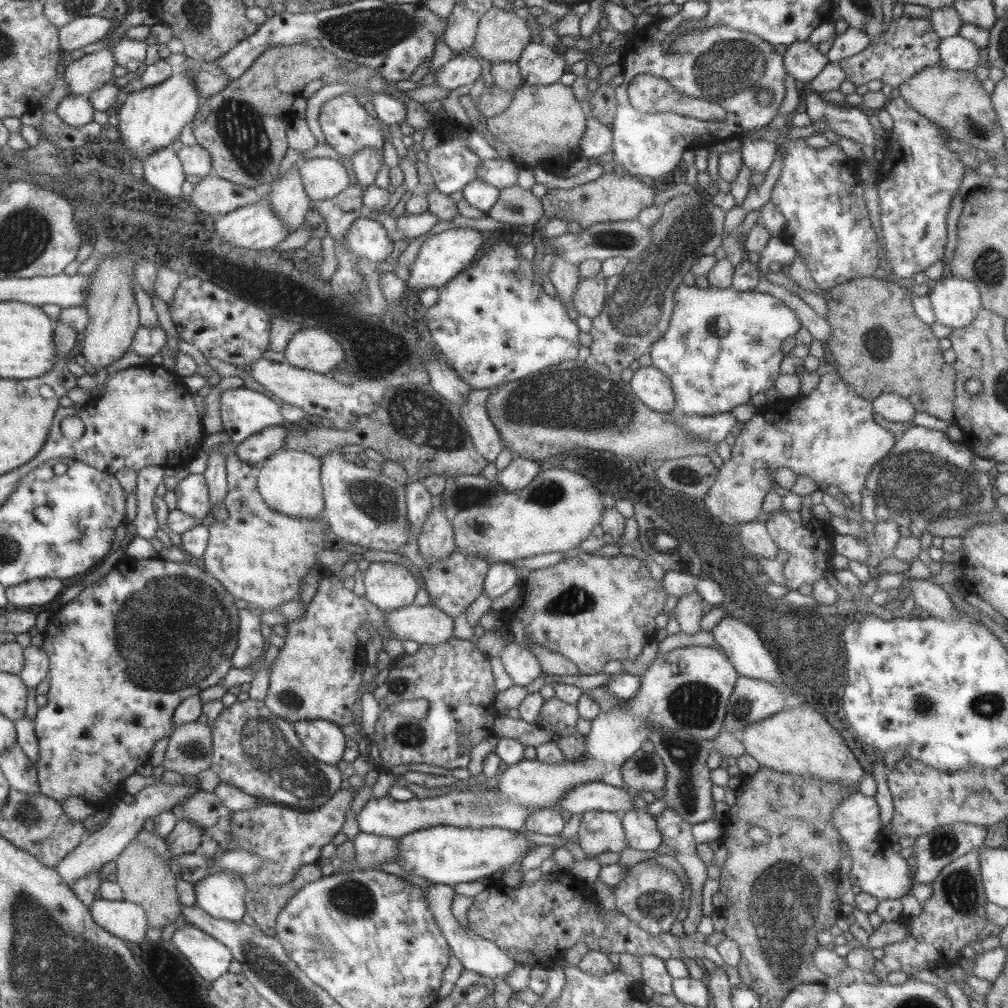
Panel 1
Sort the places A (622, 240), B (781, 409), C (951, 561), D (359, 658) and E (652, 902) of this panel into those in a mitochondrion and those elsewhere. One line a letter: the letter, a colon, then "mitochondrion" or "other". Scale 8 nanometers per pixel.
A: mitochondrion
B: other
C: other
D: other
E: mitochondrion

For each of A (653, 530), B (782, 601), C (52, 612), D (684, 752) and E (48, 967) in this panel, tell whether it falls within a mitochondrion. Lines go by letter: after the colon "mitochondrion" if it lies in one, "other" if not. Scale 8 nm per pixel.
A: mitochondrion
B: mitochondrion
C: other
D: mitochondrion
E: mitochondrion

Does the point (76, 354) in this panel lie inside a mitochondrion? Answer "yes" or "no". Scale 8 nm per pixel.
no

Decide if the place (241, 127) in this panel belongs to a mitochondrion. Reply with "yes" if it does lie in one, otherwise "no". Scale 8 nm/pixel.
yes

